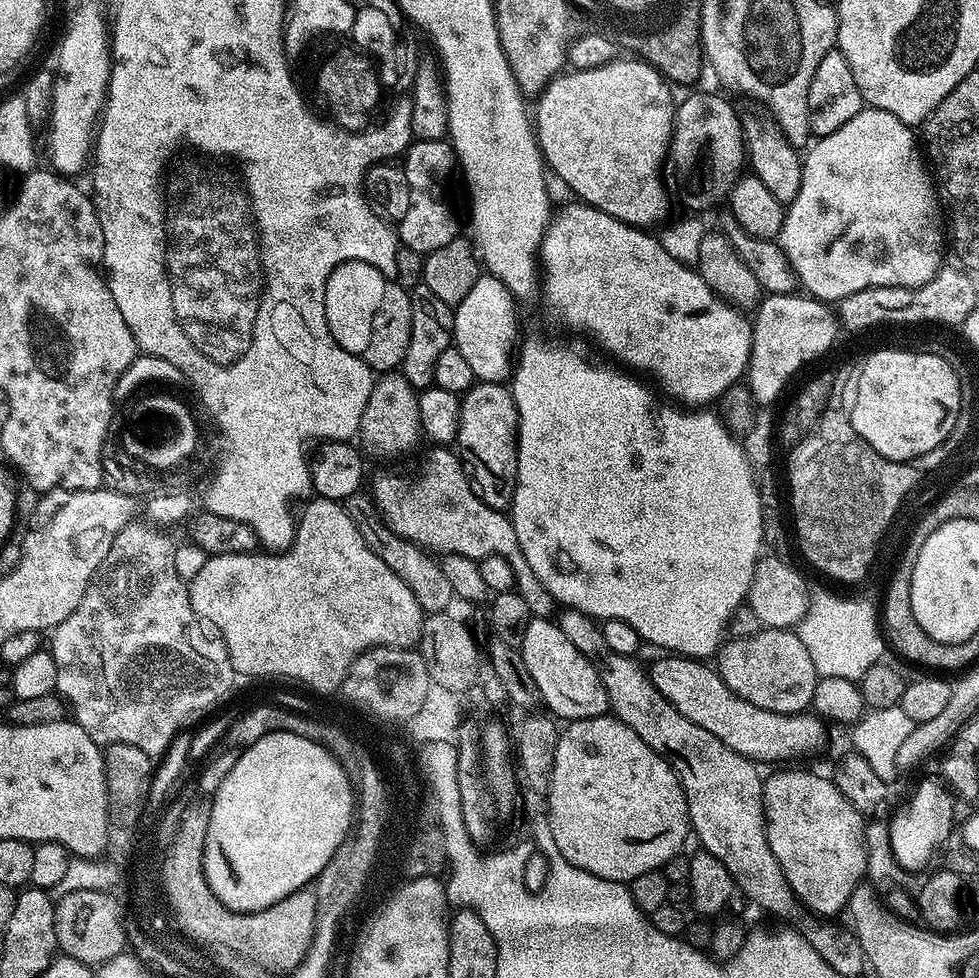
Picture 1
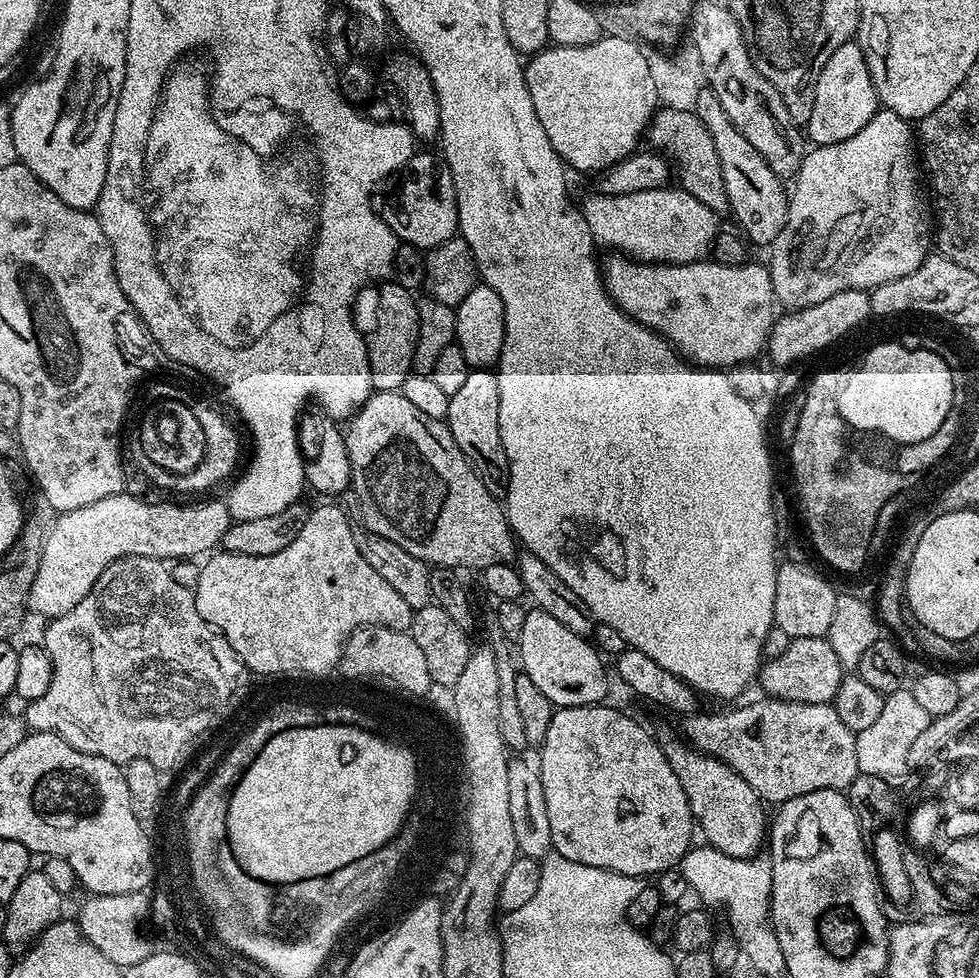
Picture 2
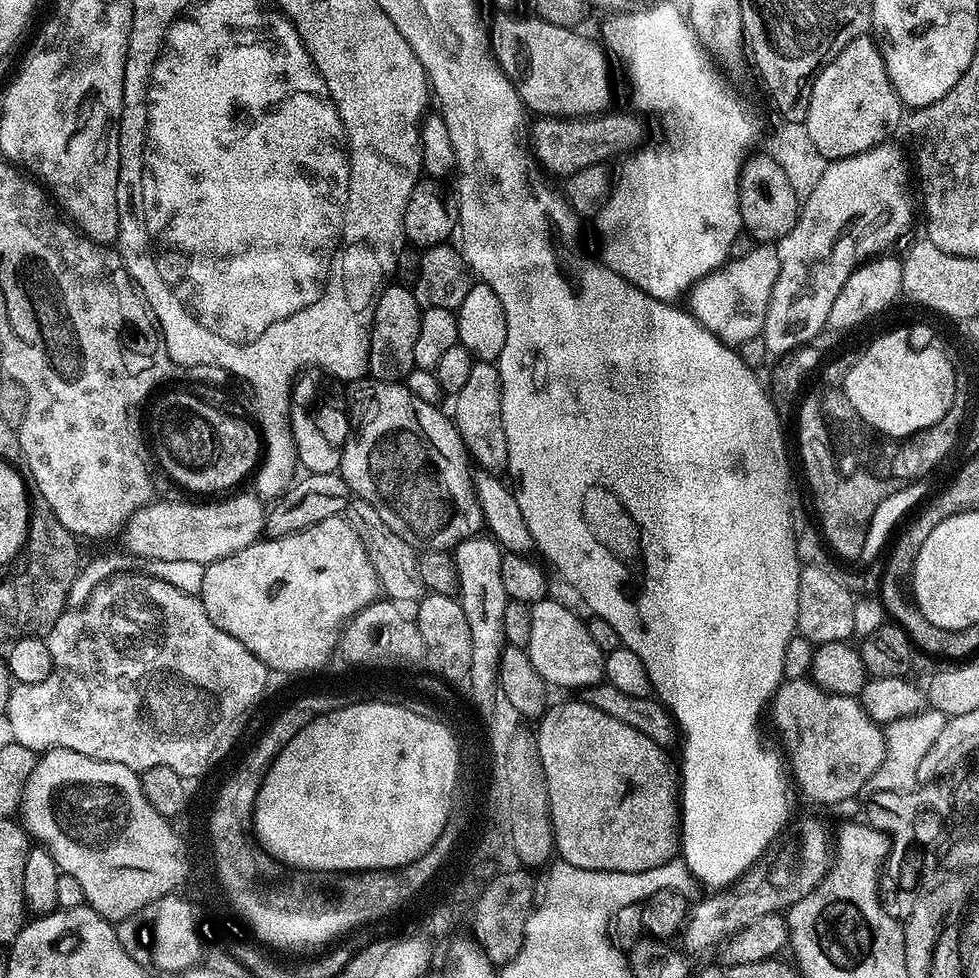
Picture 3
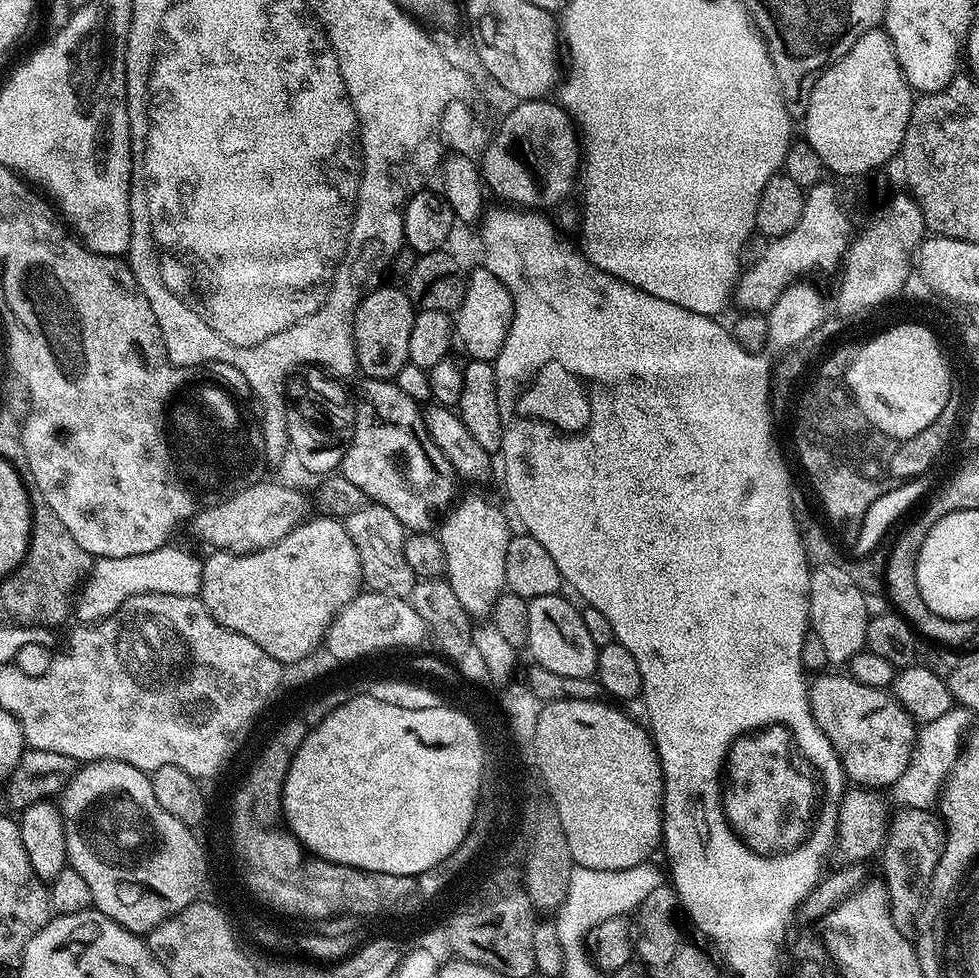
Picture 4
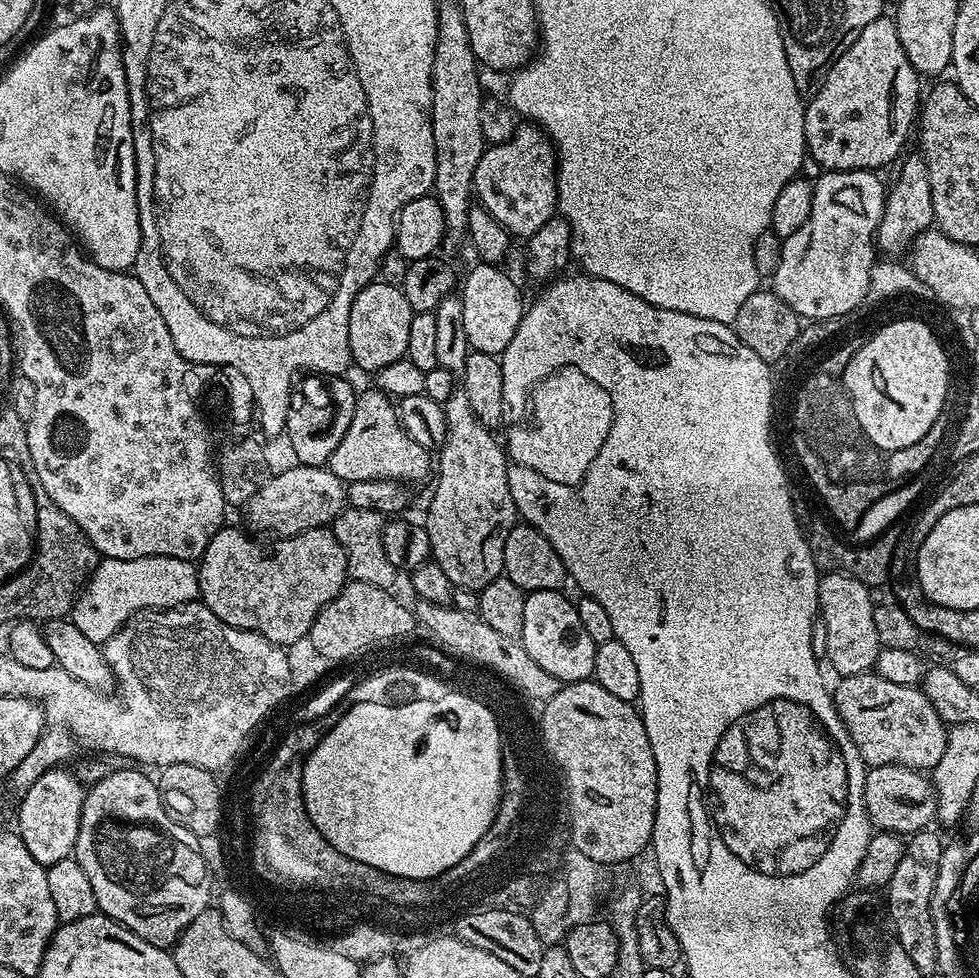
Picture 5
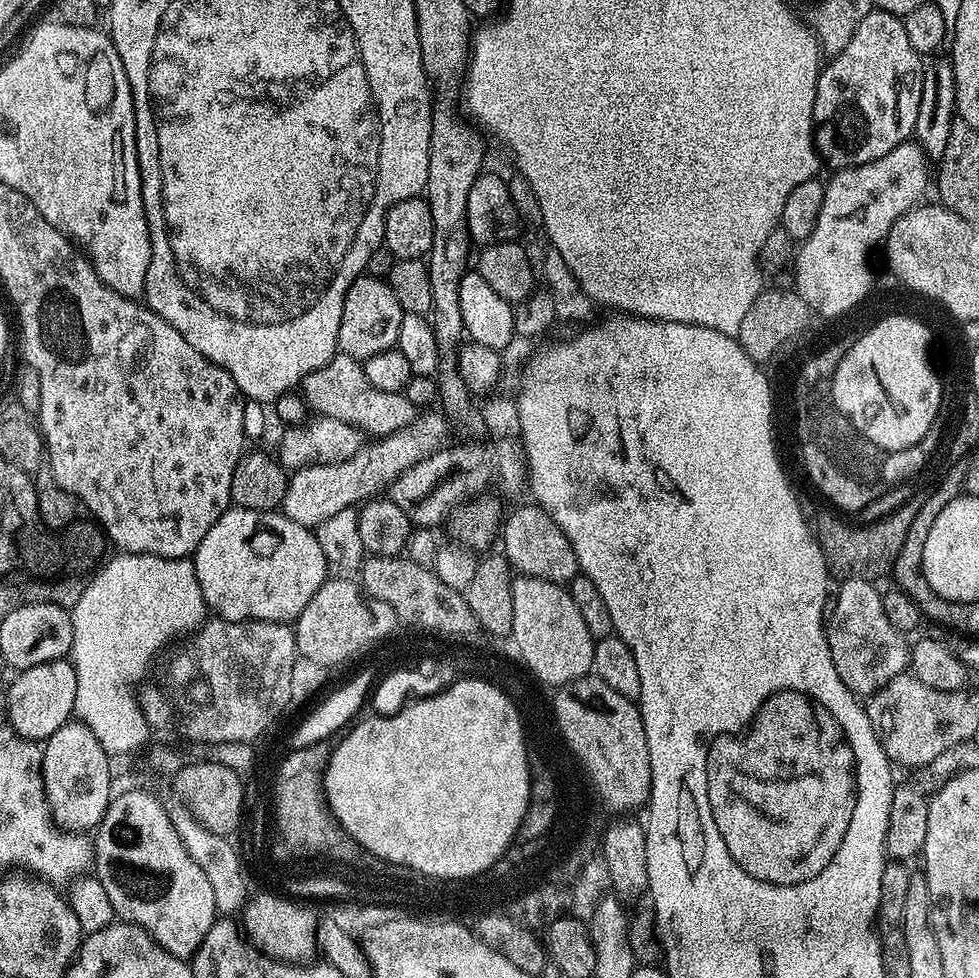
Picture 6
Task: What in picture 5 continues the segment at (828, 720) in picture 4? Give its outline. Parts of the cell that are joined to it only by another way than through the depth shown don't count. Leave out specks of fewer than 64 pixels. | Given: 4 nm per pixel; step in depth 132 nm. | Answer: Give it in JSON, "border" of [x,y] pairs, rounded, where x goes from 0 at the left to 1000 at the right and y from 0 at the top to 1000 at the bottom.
{"border":[[[894,685],[861,692],[857,698],[852,703],[854,725],[888,786],[906,781],[939,787],[955,784],[966,767],[969,745],[943,706],[905,697]]]}

